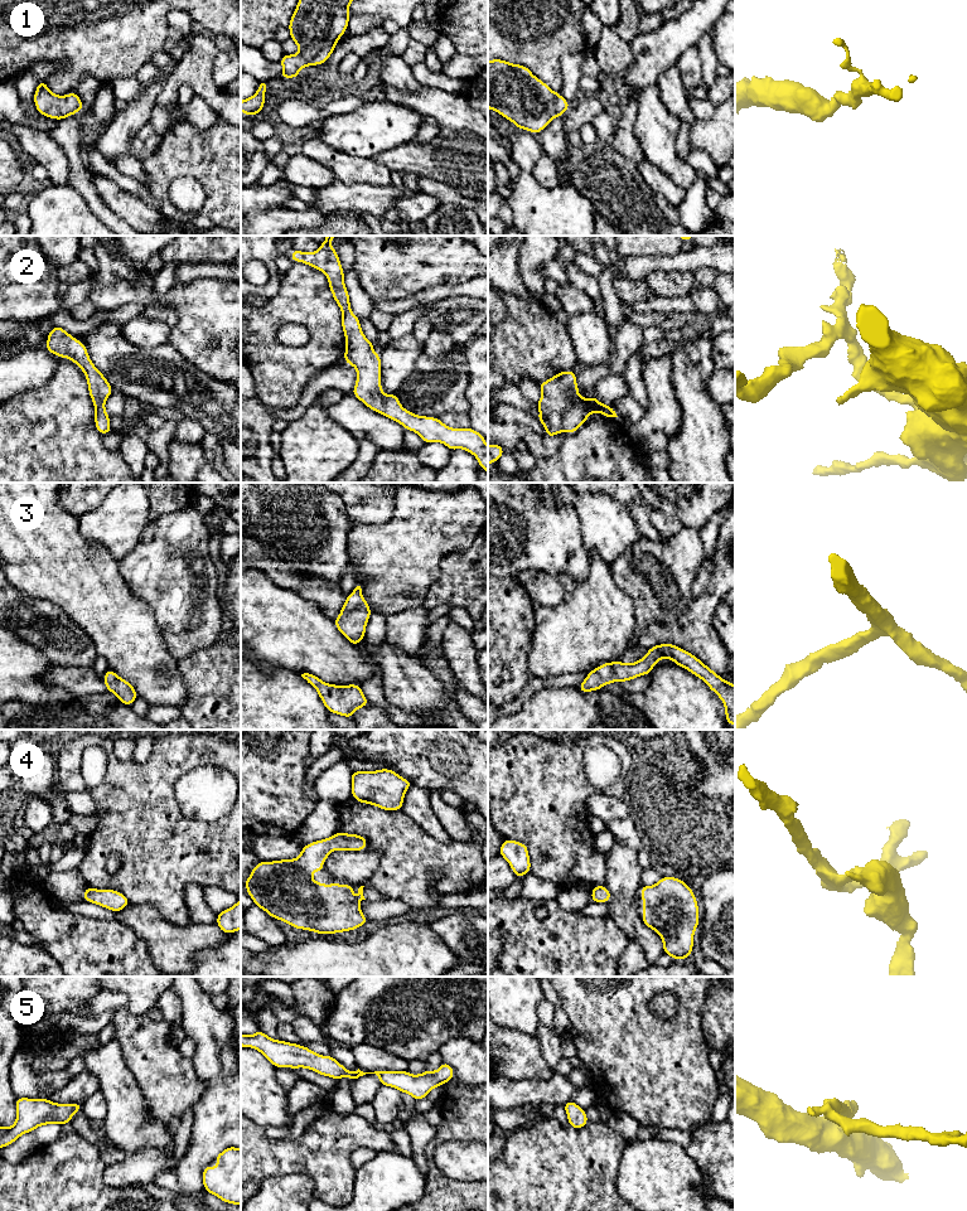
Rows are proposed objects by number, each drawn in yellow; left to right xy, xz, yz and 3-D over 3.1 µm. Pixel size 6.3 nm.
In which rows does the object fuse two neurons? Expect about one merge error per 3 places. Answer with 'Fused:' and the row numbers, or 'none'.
Fused: none

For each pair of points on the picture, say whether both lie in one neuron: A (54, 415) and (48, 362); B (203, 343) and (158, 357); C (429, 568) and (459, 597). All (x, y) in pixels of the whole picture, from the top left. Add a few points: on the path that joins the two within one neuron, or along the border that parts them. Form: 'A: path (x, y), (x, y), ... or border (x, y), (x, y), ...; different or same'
A: border (61, 358), (52, 377), (43, 386), (25, 393); different
B: border (168, 342), (199, 369); different
C: border (455, 551), (440, 561), (439, 577), (424, 601); different

